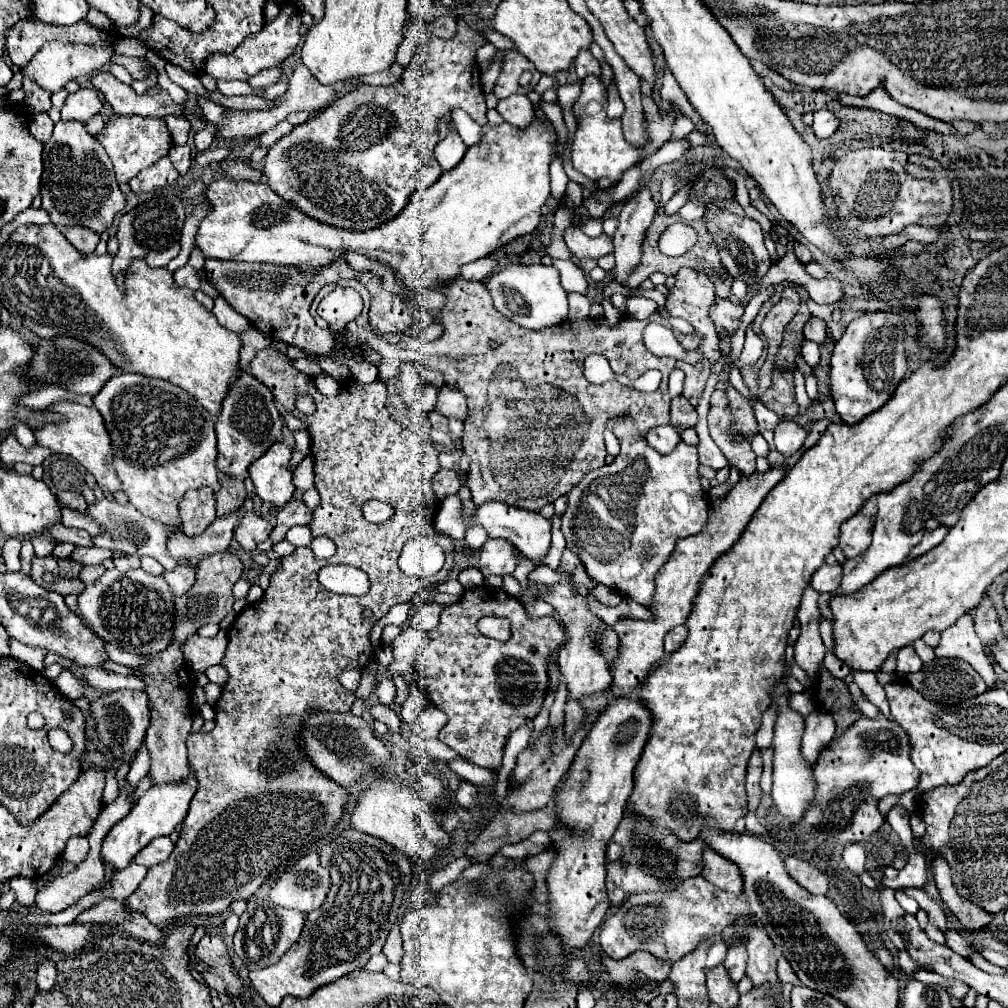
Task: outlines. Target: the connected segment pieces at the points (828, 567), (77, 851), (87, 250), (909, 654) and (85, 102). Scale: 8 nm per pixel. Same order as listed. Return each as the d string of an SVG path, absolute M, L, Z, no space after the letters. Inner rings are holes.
M822 564L812 576L810 584L818 592L836 592L836 588L840 586L840 576L842 576L840 564Z
M72 836L66 844L66 850L62 854L64 860L80 864L88 854L88 838L86 836Z
M72 226L72 228L68 228L68 230L64 232L64 236L66 236L66 240L68 240L80 254L84 254L84 256L92 254L94 248L96 248L96 244L98 244L98 240L100 240L100 236L96 236L96 232L88 230L88 228L82 228L82 226Z
M904 646L902 650L896 652L896 660L898 660L898 666L896 666L896 674L898 676L906 676L910 672L916 672L920 670L922 666L922 660L920 656L914 652L912 646Z
M80 88L74 94L68 94L64 106L62 106L62 118L64 120L76 120L76 122L88 122L94 114L98 114L102 108L100 96L96 90Z

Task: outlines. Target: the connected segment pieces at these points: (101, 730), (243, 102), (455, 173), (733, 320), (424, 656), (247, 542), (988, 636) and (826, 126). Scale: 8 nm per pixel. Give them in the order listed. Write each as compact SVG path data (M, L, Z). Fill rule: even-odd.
M118 690L118 692L104 694L104 696L90 702L90 714L96 720L96 734L98 734L100 742L110 748L116 762L118 764L130 762L136 756L138 748L142 746L144 736L146 736L146 728L150 724L150 708L148 708L146 692Z
M208 92L208 96L216 104L220 104L220 106L224 106L228 110L246 110L246 112L250 112L250 110L266 110L266 108L276 106L276 100L268 100L268 98L256 96L256 94L250 94L250 96L230 96L228 98L228 96L220 94L220 92Z
M534 118L532 124L528 124L526 128L516 128L508 122L500 124L500 126L492 126L478 144L470 146L466 156L460 160L460 164L454 168L454 170L448 170L448 172L442 172L442 176L438 178L438 182L434 182L432 186L428 186L426 190L416 190L412 194L412 198L408 200L408 204L404 206L404 210L394 216L392 220L388 220L386 224L380 224L380 228L372 228L372 230L364 230L364 232L356 232L356 230L346 230L346 228L336 228L336 226L330 226L330 224L320 224L318 220L312 220L310 216L304 216L304 212L300 212L294 204L288 204L282 196L276 196L276 192L272 192L272 188L268 188L266 182L258 182L258 184L236 184L232 180L214 180L214 182L208 182L206 184L206 198L212 202L214 210L200 222L200 228L198 228L198 234L196 234L196 244L202 248L202 254L206 258L218 258L218 260L234 260L234 262L256 262L256 264L280 264L280 266L292 266L292 268L300 268L302 272L310 272L310 270L318 270L318 268L326 268L326 264L332 264L336 260L342 260L342 256L346 252L358 252L358 254L364 254L368 258L374 258L386 266L390 266L396 276L402 280L402 284L410 290L416 290L416 292L426 292L426 290L438 290L442 288L448 280L456 280L462 276L460 268L464 264L470 264L478 258L484 258L488 254L492 254L494 250L498 250L500 246L508 244L510 240L518 238L518 236L524 236L524 234L530 234L534 232L534 228L538 226L542 214L540 214L540 208L544 206L546 198L550 196L548 192L548 166L550 166L550 160L556 156L556 146L558 146L558 134L552 132L552 130L546 130L544 122Z
M716 300L710 306L710 318L718 328L724 328L728 332L734 332L740 326L740 318L744 314L744 306L736 304L732 300Z
M478 586L466 590L458 602L444 606L440 614L440 624L428 634L428 640L428 646L420 650L420 672L416 680L424 686L432 704L448 716L448 724L440 730L438 738L468 762L488 770L498 770L502 764L502 752L508 736L528 718L534 718L542 708L548 684L546 664L550 654L564 644L564 628L556 622L556 618L528 618L524 606L502 588ZM484 616L508 618L512 622L512 638L508 642L498 642L482 636L476 628L476 622Z
M246 512L246 516L240 520L238 528L234 530L234 538L246 552L252 552L260 542L268 540L272 530L274 530L274 526L270 522L266 522L264 518L260 518L252 512Z
M984 596L984 600L980 602L980 606L976 608L976 616L974 616L974 624L976 624L976 634L980 636L980 640L986 644L984 652L990 660L992 658L992 652L988 652L988 644L998 640L1002 636L1002 628L1000 628L1000 618L996 614L996 608L994 608L994 602Z
M818 110L814 112L814 122L812 122L812 130L820 140L828 140L838 128L838 120L834 118L834 114L830 110Z

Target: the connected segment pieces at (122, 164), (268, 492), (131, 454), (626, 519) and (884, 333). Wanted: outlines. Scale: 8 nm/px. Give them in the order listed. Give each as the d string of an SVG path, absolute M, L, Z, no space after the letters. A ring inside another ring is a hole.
M112 114L110 120L104 124L104 128L96 134L98 142L104 146L106 154L110 156L114 170L116 170L116 180L120 184L130 182L140 170L152 166L160 158L168 154L172 148L172 136L170 130L164 122L164 118L154 118L154 116L120 116Z
M272 444L270 450L250 464L248 472L254 482L256 494L270 504L284 506L292 494L292 470L290 470L292 450L286 444Z
M116 374L94 396L94 406L104 418L104 426L110 434L114 470L120 480L120 490L128 500L150 518L162 520L170 526L180 524L178 500L188 488L210 486L210 442L216 442L214 416L196 402L186 390L142 374Z
M628 416L618 418L614 436L620 442L620 454L612 464L588 472L584 480L568 494L570 502L562 516L562 532L566 536L566 548L580 556L594 582L612 590L616 588L618 594L646 606L654 596L654 576L658 566L668 560L676 540L704 530L708 520L708 500L706 492L698 484L700 464L696 446L678 442L670 454L660 454L646 442L644 436L640 436L640 430L632 424L632 420L628 420Z
M898 312L862 314L836 342L830 366L830 388L842 422L858 424L868 414L880 410L904 380L908 372L904 356L904 328L904 318Z

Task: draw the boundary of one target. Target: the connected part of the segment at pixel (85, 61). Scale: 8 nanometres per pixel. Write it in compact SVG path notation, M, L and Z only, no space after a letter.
M58 40L46 42L44 48L28 62L28 66L22 70L22 74L26 78L30 78L32 82L36 82L46 92L54 94L66 82L80 78L80 76L90 76L90 72L108 64L112 54L114 54L114 50L112 50L112 46L108 48L108 44L104 44L104 46L84 46L84 44L68 44L68 42L58 42Z

